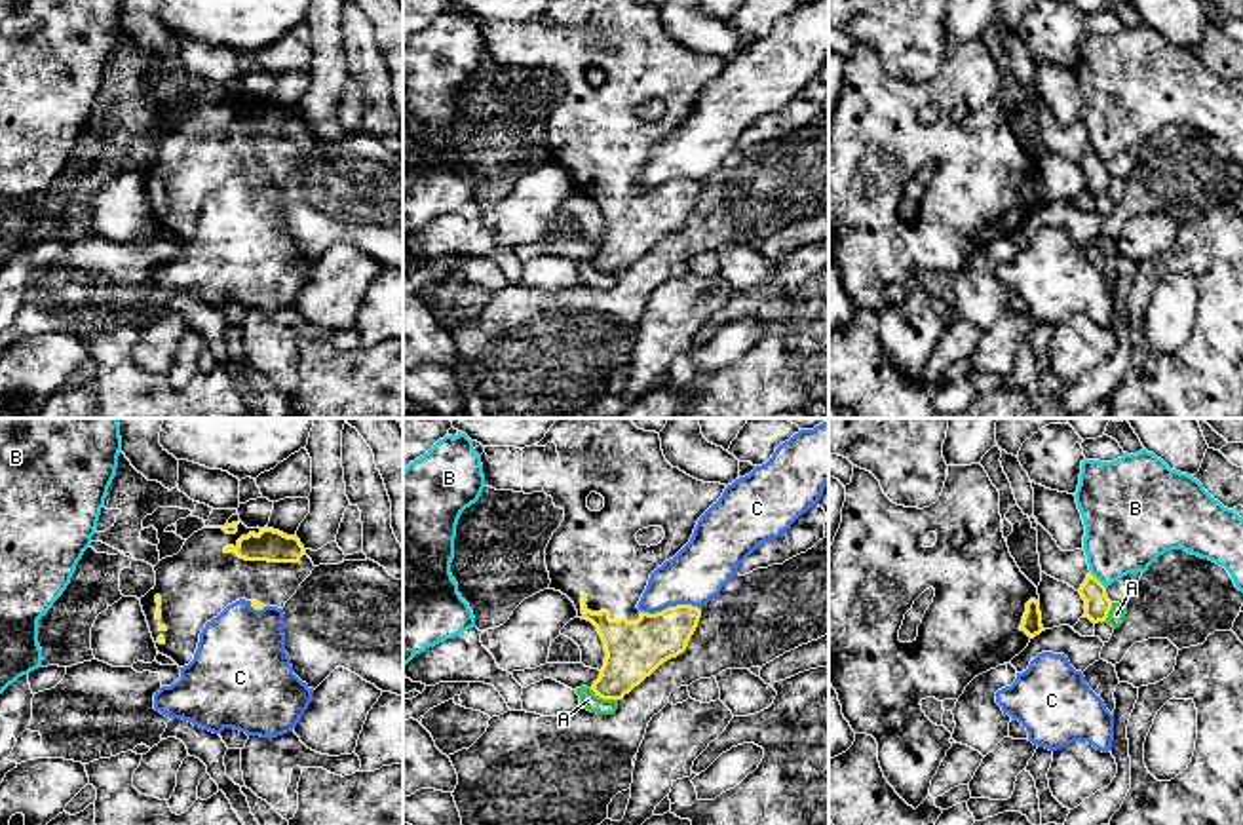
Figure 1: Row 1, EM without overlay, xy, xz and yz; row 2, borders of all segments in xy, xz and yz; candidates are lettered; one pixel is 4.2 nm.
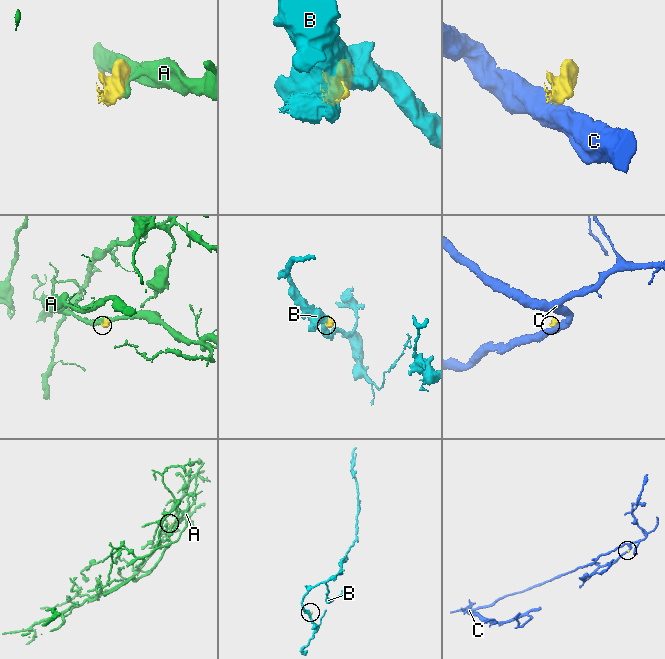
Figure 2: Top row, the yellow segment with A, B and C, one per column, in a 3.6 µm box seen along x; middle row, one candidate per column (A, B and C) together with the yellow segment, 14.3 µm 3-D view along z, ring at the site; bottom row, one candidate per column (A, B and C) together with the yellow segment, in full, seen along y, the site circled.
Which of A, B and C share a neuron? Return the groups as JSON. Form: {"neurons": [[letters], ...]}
{"neurons": [["A"], ["B"], ["C"]]}

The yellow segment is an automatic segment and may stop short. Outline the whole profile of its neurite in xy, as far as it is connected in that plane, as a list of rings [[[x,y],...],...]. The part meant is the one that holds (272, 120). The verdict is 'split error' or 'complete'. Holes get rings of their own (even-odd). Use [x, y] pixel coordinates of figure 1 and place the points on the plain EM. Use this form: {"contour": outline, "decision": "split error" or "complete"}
{"contour": [[[238,95],[194,106],[177,129],[154,141],[156,160],[139,175],[158,226],[184,241],[194,234],[205,198],[228,179],[245,173],[255,184],[283,182],[314,143],[296,110],[268,101],[247,103]]], "decision": "split error"}

